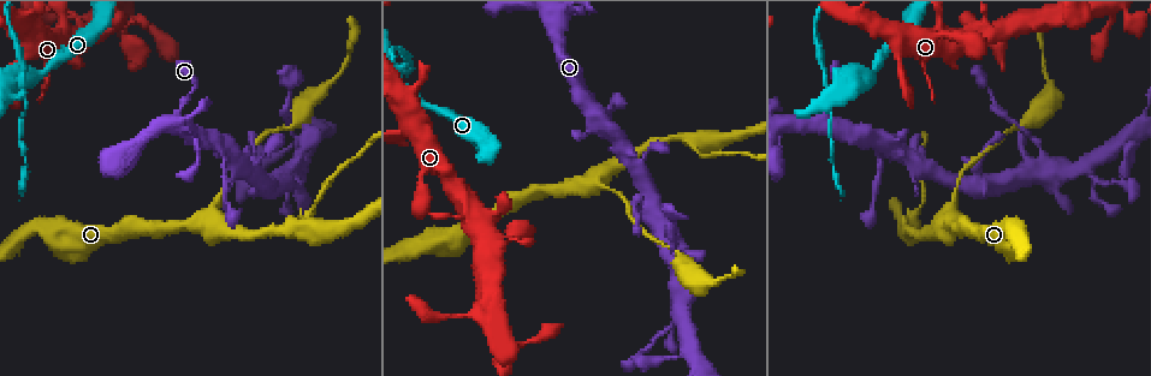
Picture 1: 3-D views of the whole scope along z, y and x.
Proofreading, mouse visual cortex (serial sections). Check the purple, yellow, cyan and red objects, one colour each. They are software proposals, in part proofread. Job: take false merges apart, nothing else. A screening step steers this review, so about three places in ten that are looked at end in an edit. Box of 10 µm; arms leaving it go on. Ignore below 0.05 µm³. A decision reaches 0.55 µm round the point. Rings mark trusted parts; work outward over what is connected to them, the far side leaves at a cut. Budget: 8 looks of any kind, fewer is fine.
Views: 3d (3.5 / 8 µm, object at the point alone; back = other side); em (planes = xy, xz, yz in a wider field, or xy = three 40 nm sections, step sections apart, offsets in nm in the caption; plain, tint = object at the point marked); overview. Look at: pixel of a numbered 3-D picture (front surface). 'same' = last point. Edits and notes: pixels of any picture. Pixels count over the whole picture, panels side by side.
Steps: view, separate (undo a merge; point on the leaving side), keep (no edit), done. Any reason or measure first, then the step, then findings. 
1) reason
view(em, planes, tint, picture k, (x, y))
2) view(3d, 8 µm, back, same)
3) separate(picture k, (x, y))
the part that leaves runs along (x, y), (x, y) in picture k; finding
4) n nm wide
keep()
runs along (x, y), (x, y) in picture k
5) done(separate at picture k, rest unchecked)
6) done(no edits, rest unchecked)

thin arm on a thick one
view(3d, 3.5 µm, picture 1, (996, 30))

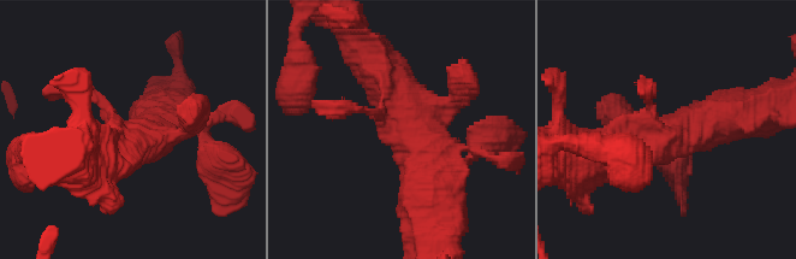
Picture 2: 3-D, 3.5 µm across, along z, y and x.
need the tissue
view(em, planes, tint, picture 2, (151, 130))

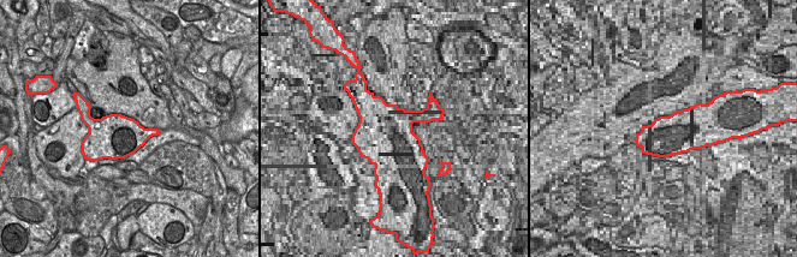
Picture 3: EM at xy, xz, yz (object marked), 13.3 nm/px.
keep()
runs along (368, 56), (425, 145), (432, 184) in picture 2; one cell here

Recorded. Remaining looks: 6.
a fork
view(3d, 3.5 µm, picture 1, (1085, 166))

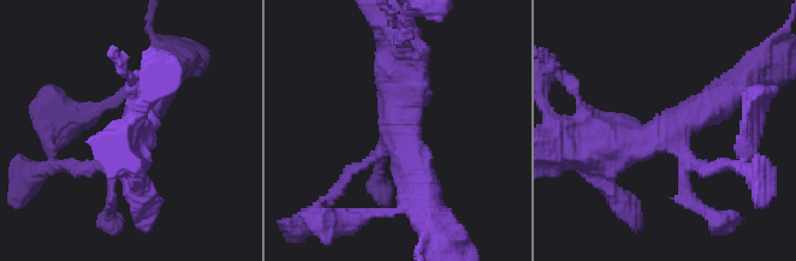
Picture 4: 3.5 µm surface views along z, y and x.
shape alone is not enough
view(em, xy, step 5, plain, picture 4, (663, 130))

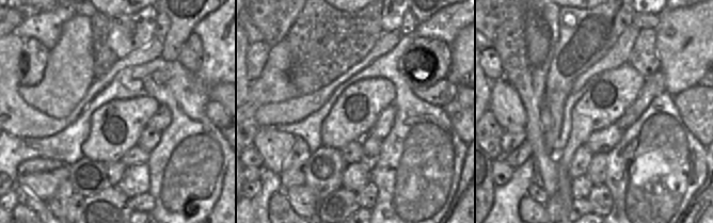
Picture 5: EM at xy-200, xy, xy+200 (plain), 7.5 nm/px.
view(em, xy, step 5, tint, same)

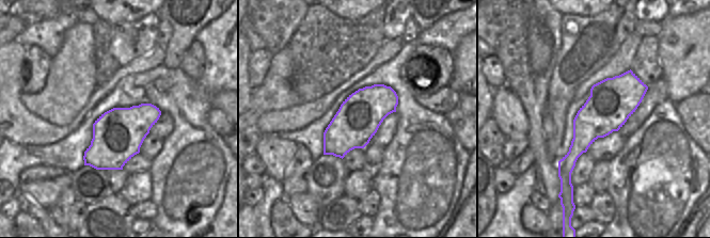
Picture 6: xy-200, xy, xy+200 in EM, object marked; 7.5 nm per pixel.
keep()
all the same cell

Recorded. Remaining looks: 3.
sharp bend
view(3d, 3.5 µm, picture 1, (405, 63))

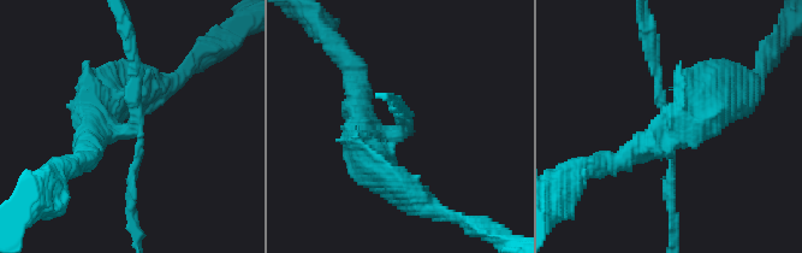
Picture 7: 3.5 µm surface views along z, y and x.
shape alone is not enough
view(em, xy, step 1, plain, picture 7, (404, 130))

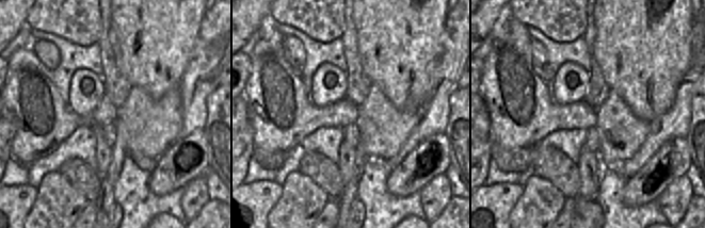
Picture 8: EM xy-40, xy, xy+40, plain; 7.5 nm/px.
view(em, xy, step 1, tint, same)

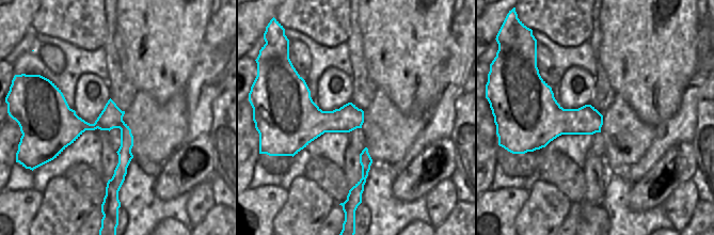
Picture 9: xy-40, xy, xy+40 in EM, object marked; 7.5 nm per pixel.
keep()
runs along (47, 111), (125, 130), (116, 188) in picture 9; one cell here

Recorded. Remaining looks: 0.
done(no edits, rest unchecked)

